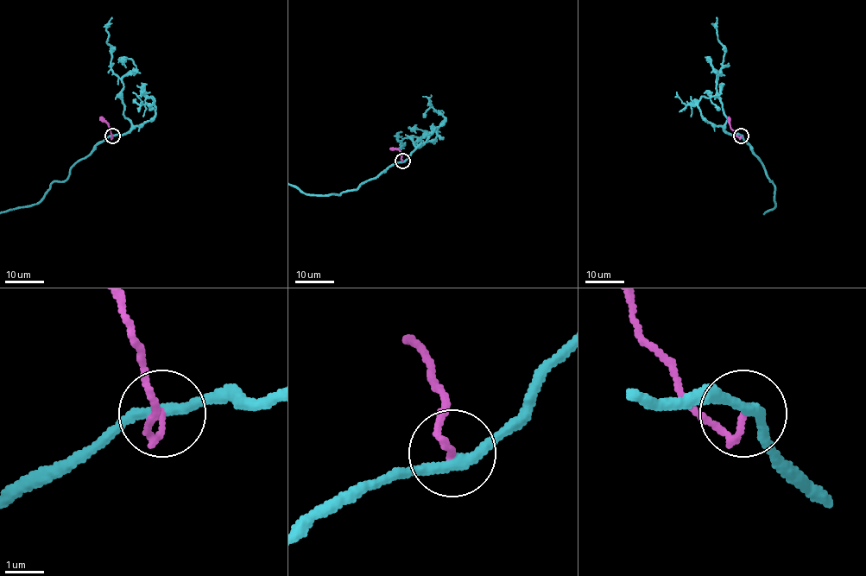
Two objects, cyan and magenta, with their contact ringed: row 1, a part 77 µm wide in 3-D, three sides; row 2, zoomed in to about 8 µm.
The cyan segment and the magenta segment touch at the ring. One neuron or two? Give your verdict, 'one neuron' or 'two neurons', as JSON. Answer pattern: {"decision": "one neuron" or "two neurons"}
{"decision": "two neurons"}

